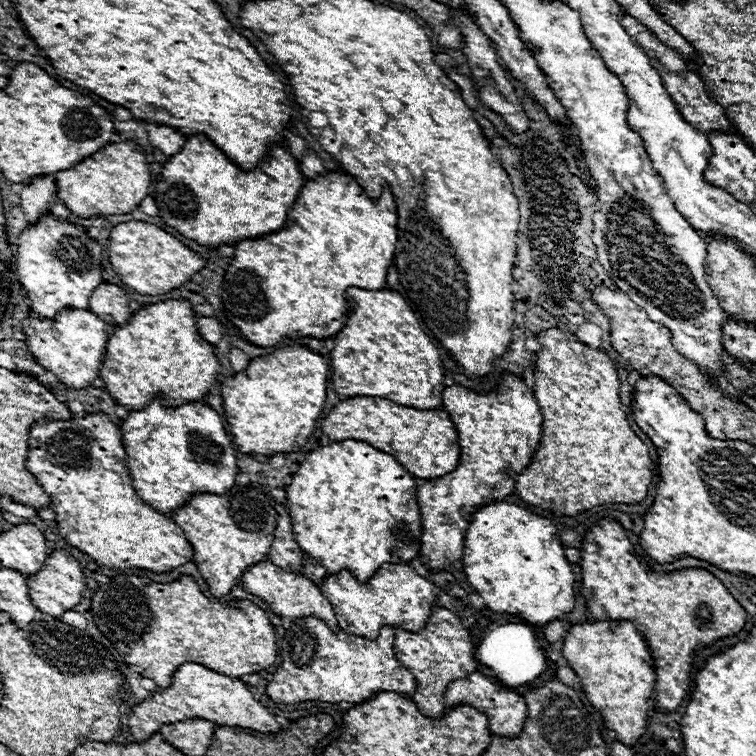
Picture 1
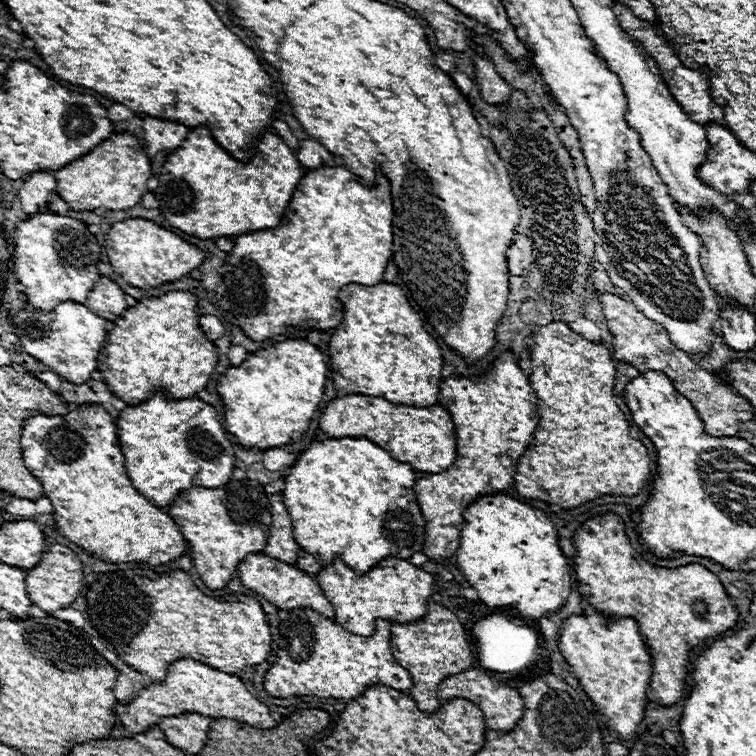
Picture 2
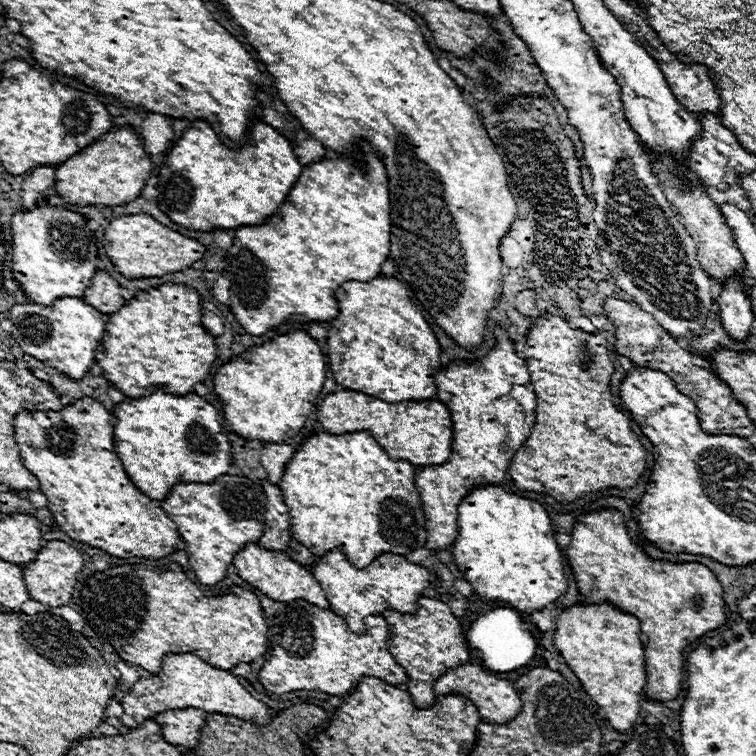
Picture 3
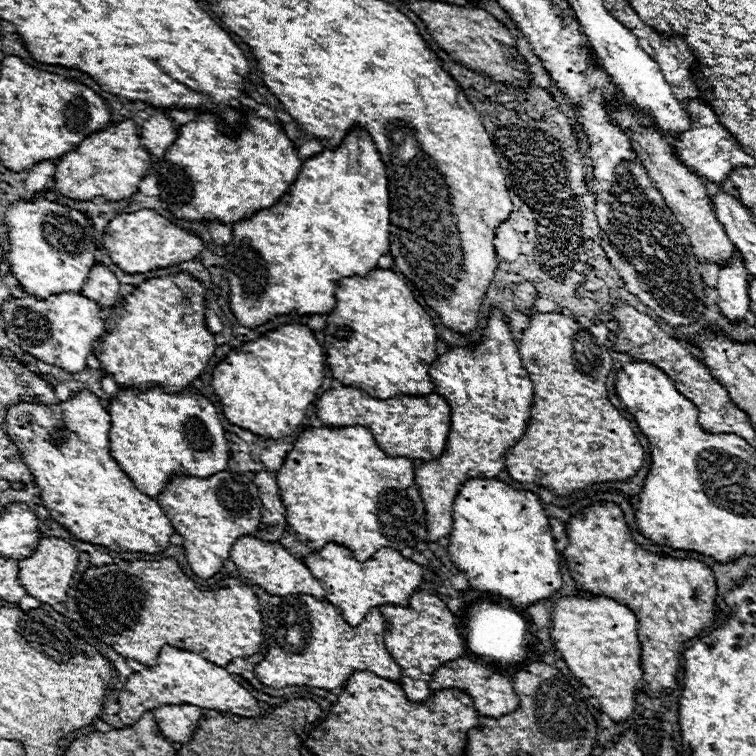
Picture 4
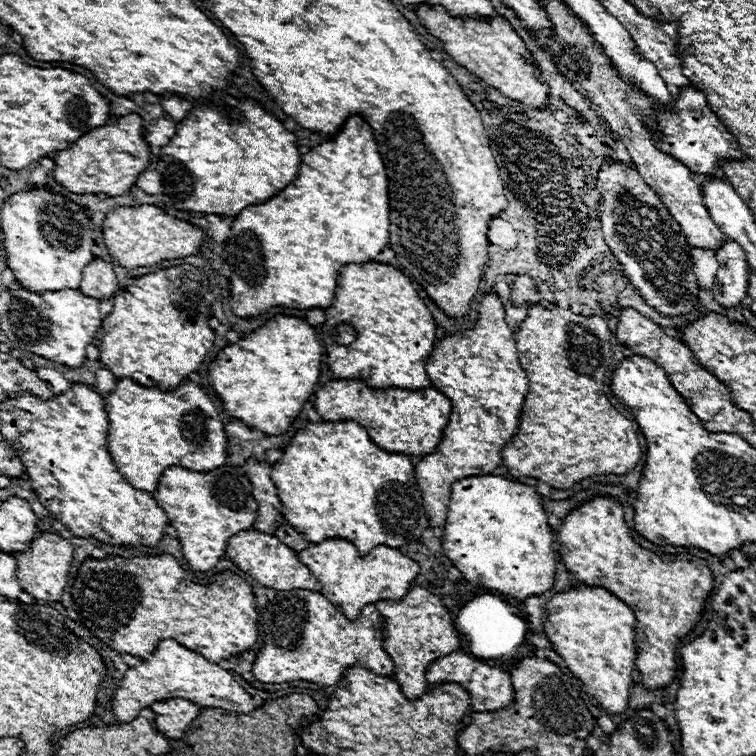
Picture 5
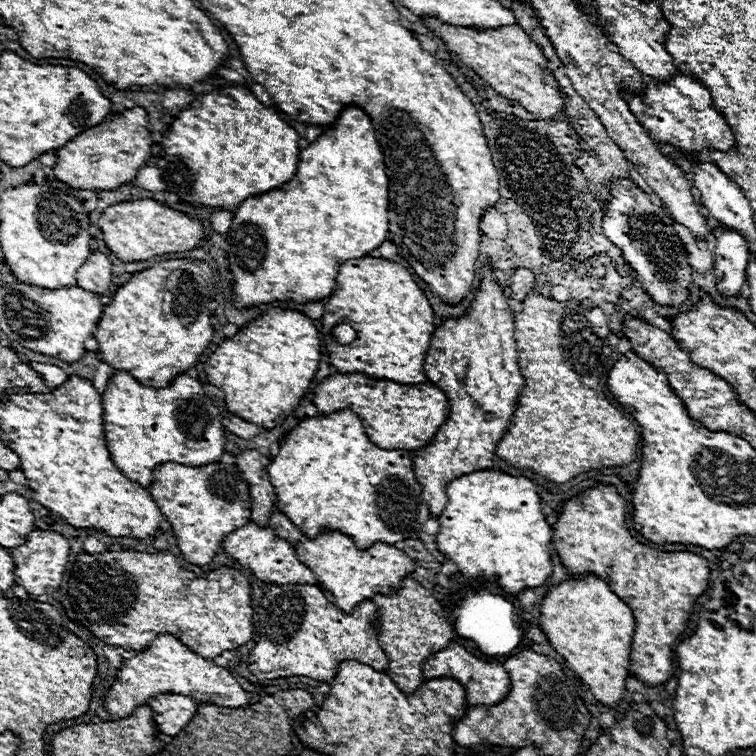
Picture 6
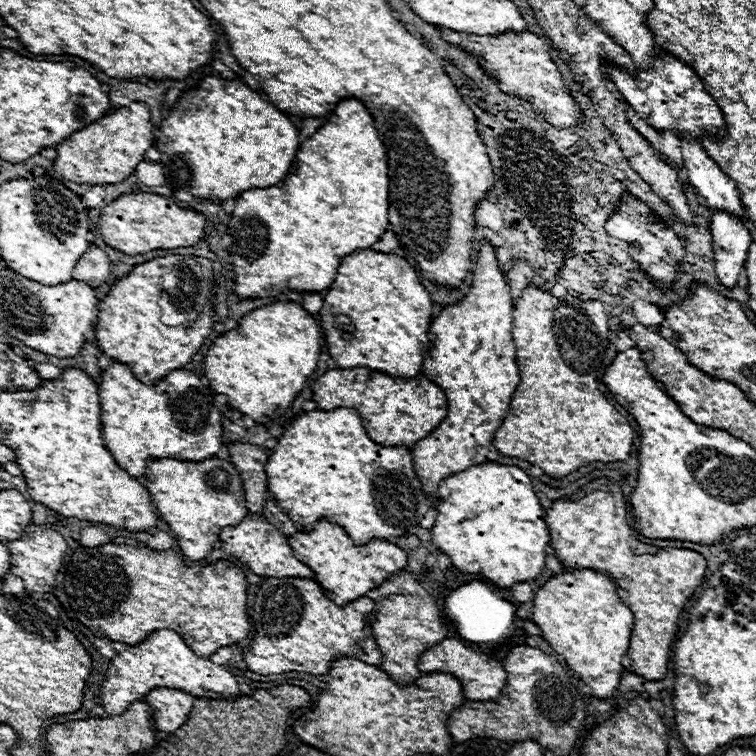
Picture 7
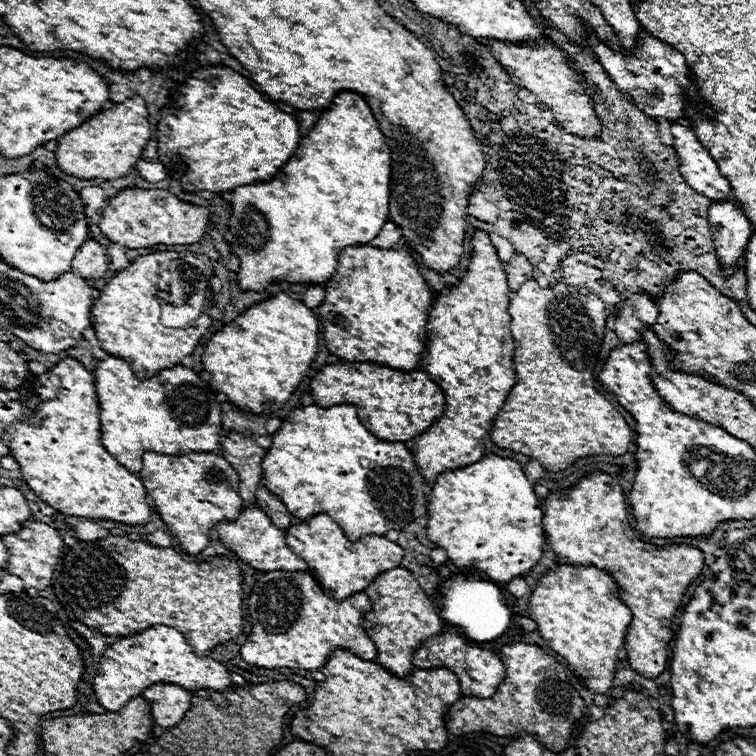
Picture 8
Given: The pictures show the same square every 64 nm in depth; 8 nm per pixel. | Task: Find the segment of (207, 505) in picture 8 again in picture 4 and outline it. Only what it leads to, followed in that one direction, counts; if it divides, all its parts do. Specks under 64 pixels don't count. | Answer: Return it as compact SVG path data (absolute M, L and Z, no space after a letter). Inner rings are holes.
M222 470L210 478L190 478L172 474L162 494L156 496L170 518L174 530L182 536L182 548L192 572L200 578L212 578L230 558L234 538L256 534L260 526L260 508L256 484L240 472Z

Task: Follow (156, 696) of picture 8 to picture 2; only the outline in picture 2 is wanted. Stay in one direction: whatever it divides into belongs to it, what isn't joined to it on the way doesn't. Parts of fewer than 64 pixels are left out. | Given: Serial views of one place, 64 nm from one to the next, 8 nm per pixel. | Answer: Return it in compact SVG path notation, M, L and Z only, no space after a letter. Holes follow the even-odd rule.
M180 714L180 718L162 718L162 722L158 722L166 742L174 744L186 754L198 754L202 750L210 724L212 718L198 714Z

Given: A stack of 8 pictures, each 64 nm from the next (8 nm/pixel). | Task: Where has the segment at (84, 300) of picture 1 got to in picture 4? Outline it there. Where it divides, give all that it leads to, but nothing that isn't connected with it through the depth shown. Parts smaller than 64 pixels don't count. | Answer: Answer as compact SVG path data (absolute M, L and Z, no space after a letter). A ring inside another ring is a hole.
M44 194L32 200L16 200L6 208L4 224L8 226L8 264L22 290L36 296L48 298L60 292L80 292L90 268L94 266L94 238L90 220L84 212L74 210L66 204L50 202Z

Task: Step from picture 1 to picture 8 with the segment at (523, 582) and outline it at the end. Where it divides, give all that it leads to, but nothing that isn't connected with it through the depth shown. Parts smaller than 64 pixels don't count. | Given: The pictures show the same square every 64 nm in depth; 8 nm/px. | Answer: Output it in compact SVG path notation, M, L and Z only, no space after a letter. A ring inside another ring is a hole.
M486 454L482 460L458 468L454 472L438 474L428 496L428 526L426 536L446 550L448 558L460 568L476 568L488 574L494 582L510 582L514 576L526 574L540 558L544 544L542 504L532 490L522 466L512 458Z

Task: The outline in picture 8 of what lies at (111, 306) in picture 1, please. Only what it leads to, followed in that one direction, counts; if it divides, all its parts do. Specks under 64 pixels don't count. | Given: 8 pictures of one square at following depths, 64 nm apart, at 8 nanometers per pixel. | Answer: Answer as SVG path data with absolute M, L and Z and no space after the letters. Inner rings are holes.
M86 240L80 248L80 252L74 256L72 260L72 270L86 278L86 280L98 280L104 276L104 272L108 270L108 256L106 250L96 242L96 240Z

